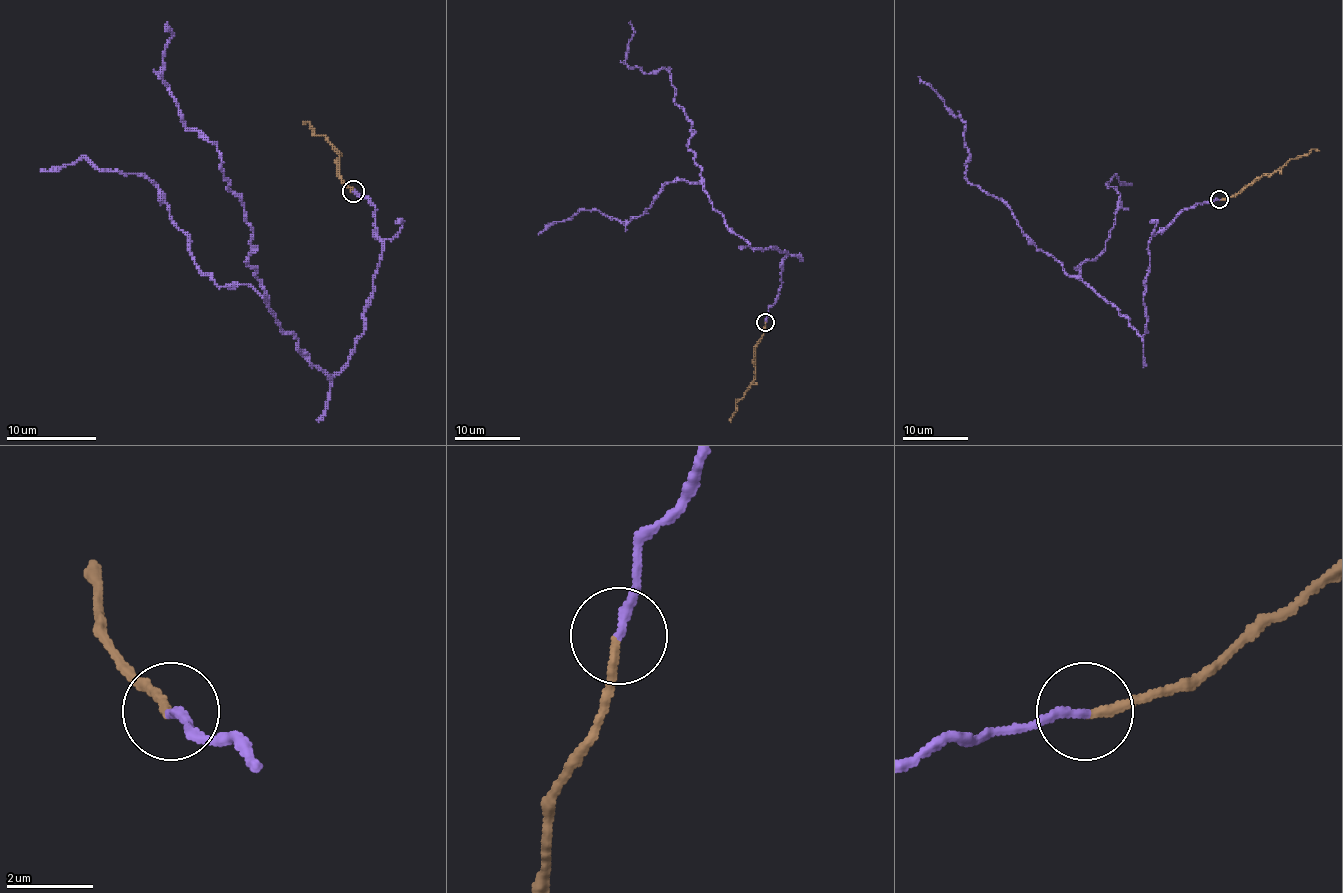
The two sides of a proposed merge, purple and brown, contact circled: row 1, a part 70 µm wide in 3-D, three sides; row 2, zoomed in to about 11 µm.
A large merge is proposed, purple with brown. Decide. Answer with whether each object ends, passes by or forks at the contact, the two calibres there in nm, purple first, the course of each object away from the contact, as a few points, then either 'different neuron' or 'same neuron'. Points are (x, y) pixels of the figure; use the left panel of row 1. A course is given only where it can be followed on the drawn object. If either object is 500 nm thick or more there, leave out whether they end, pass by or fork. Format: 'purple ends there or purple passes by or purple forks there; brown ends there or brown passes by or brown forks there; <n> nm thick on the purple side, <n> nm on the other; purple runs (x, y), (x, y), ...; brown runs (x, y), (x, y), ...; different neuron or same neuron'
purple ends there; brown ends there; 220 nm thick on the purple side, 200 nm on the other; purple runs (352, 192), (375, 207), (382, 253), (364, 334), (330, 379), (269, 309), (221, 153), (160, 79), (167, 22); brown runs (352, 192), (339, 176), (339, 153), (323, 135), (312, 131), (307, 122), (305, 124); different neuron

